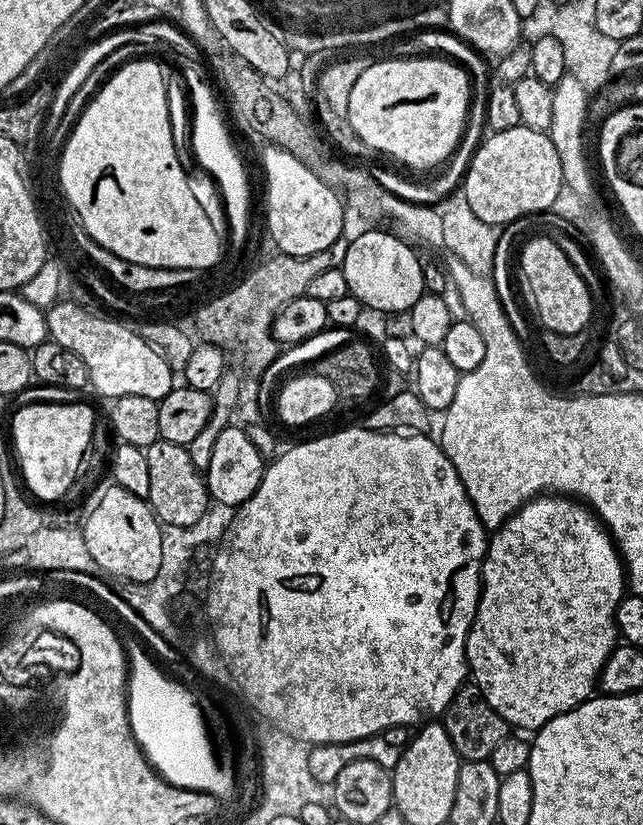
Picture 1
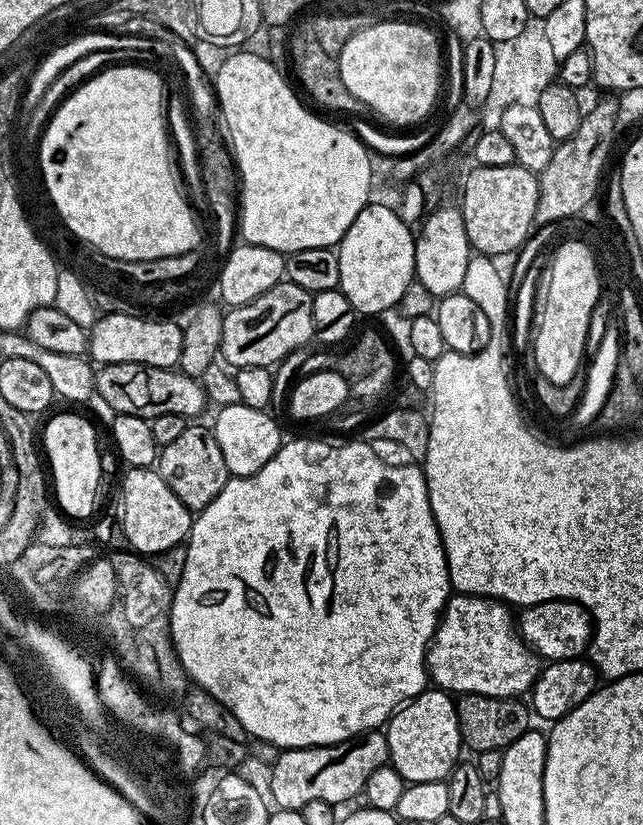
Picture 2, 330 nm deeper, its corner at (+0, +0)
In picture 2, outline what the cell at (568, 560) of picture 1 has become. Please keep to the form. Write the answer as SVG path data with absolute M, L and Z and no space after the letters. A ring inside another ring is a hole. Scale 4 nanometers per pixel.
M449 595L448 605L428 645L426 659L431 683L449 694L477 692L487 696L523 697L540 677L542 660L524 643L512 612L503 600Z

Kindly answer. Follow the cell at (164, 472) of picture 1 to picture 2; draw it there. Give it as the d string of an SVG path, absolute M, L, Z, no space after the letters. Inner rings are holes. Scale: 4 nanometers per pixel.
M185 426L182 434L174 438L174 442L159 449L154 468L166 482L166 486L170 486L174 494L178 494L178 498L193 514L210 506L210 502L214 502L214 498L222 494L222 486L226 486L226 482L230 479L226 458L222 458L222 449L207 427Z

